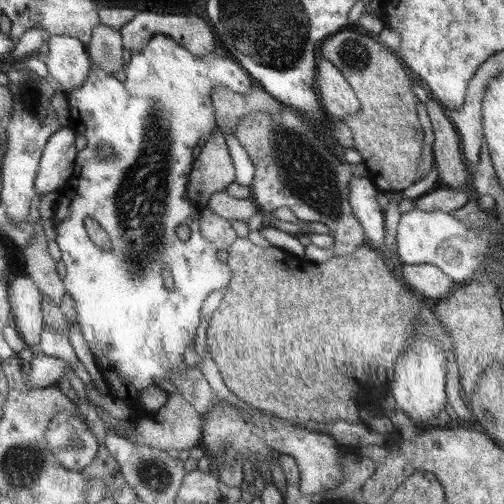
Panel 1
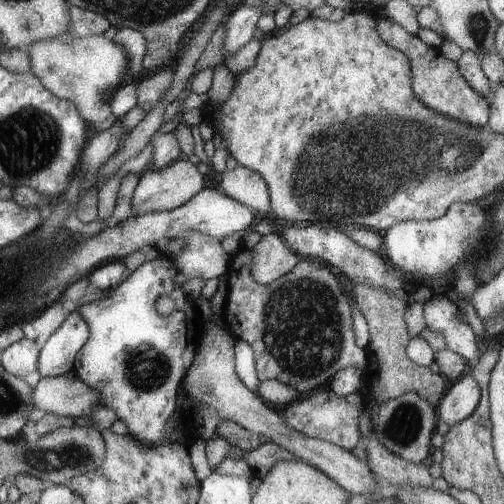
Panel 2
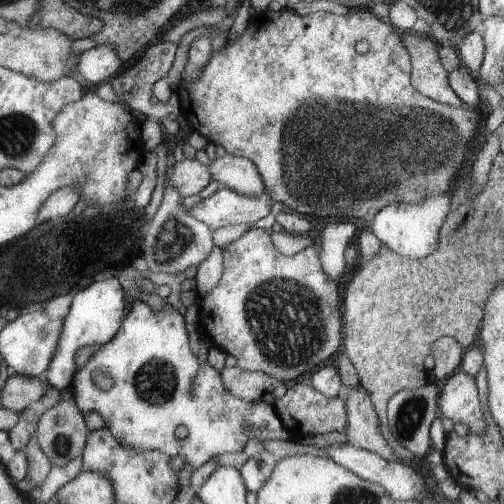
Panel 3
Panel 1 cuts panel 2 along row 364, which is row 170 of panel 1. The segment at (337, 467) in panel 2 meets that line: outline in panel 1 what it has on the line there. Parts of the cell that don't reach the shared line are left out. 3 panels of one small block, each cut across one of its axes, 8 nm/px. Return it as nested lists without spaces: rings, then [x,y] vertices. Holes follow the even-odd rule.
[[[217,128],[213,136],[205,140],[207,144],[201,148],[199,156],[191,162],[191,176],[189,176],[189,190],[187,200],[197,210],[205,210],[211,194],[225,192],[227,186],[235,182],[233,160],[227,150],[225,136]]]

